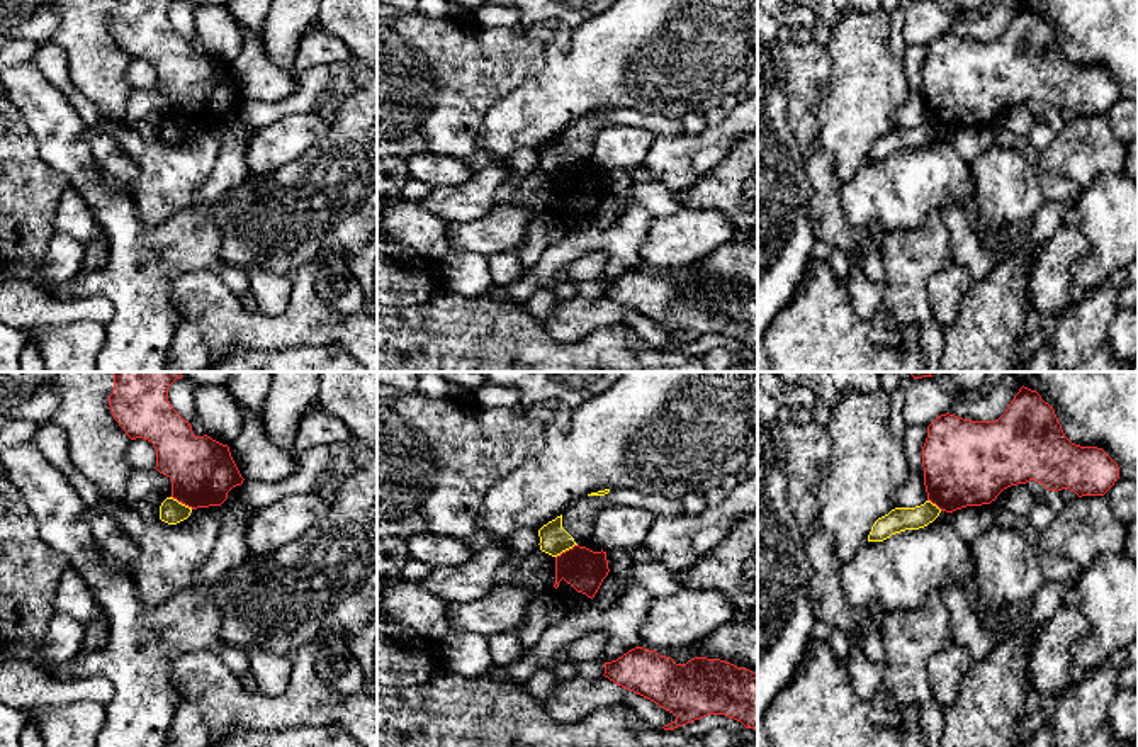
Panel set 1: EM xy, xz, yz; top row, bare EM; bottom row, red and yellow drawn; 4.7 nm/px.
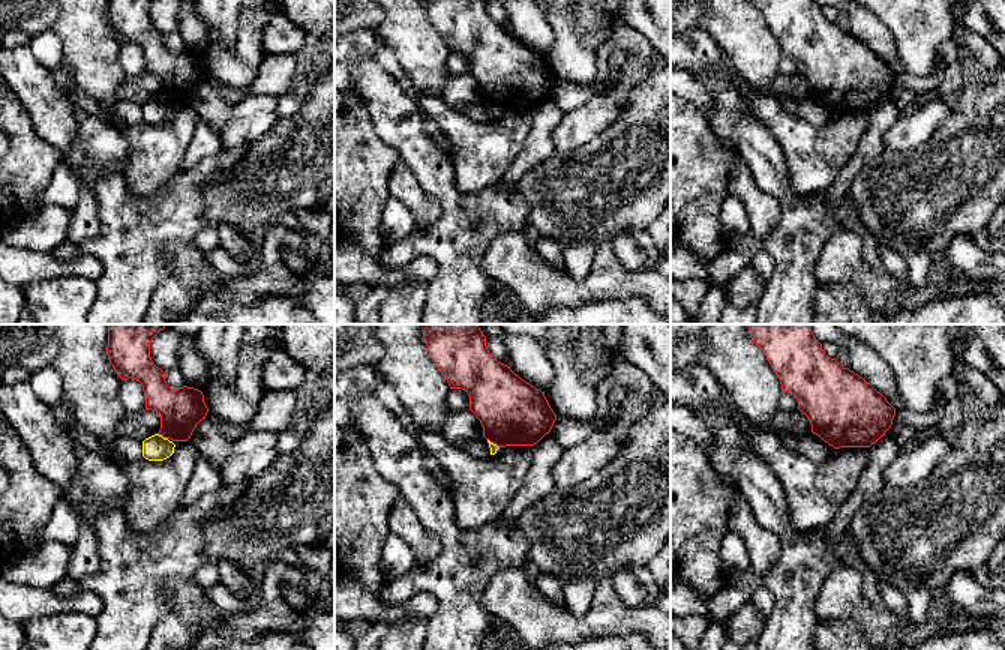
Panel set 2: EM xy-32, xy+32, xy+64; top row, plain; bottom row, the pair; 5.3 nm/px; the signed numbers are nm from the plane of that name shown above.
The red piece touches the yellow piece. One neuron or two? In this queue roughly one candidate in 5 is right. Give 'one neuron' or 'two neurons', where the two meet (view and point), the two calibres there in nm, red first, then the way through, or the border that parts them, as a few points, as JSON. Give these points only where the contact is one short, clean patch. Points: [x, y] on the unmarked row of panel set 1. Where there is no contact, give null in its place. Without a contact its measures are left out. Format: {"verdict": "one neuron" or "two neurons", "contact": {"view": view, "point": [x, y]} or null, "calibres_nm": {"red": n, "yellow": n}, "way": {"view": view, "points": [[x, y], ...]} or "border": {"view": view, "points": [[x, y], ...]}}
{"verdict": "two neurons", "contact": {"view": "xy", "point": [182, 123]}, "calibres_nm": {"red": 300, "yellow": 120}, "border": {"view": "xy", "points": [[170, 116], [192, 128]]}}

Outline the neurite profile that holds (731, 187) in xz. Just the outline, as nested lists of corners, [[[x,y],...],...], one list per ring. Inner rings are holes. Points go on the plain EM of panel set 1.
[[[758,129],[732,141],[730,149],[703,178],[678,194],[683,207],[722,212],[741,238],[758,231]]]

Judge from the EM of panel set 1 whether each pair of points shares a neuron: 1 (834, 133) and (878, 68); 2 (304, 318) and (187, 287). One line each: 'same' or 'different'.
1: same
2: same

